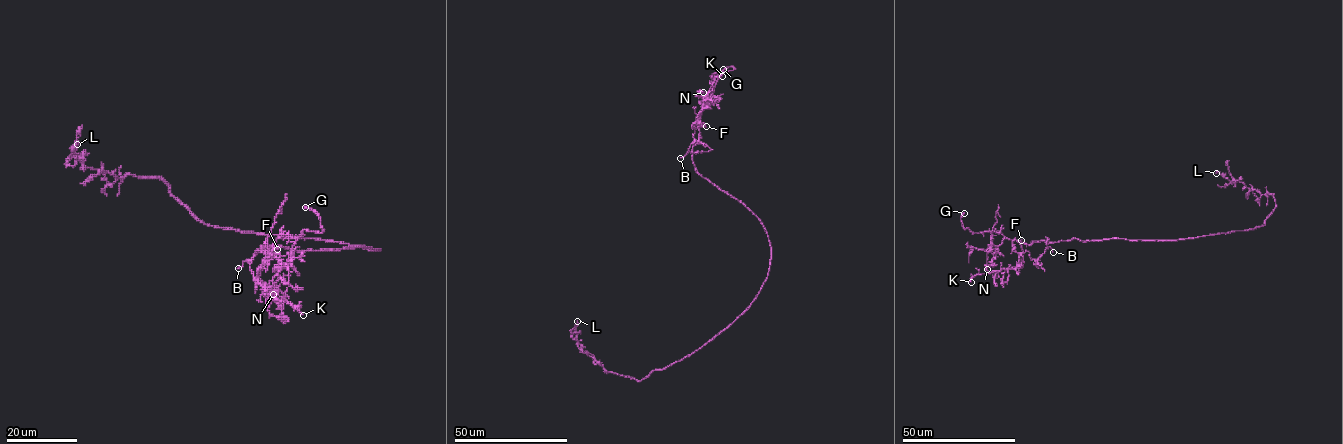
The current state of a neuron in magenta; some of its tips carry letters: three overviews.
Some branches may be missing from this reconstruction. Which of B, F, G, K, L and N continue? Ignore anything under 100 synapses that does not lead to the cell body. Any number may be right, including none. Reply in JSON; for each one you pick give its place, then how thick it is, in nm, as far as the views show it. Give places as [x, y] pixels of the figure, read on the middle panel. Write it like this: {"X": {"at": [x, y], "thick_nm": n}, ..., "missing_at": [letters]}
{"G": {"at": [723, 69], "thick_nm": 200}, "missing_at": ["G"]}

